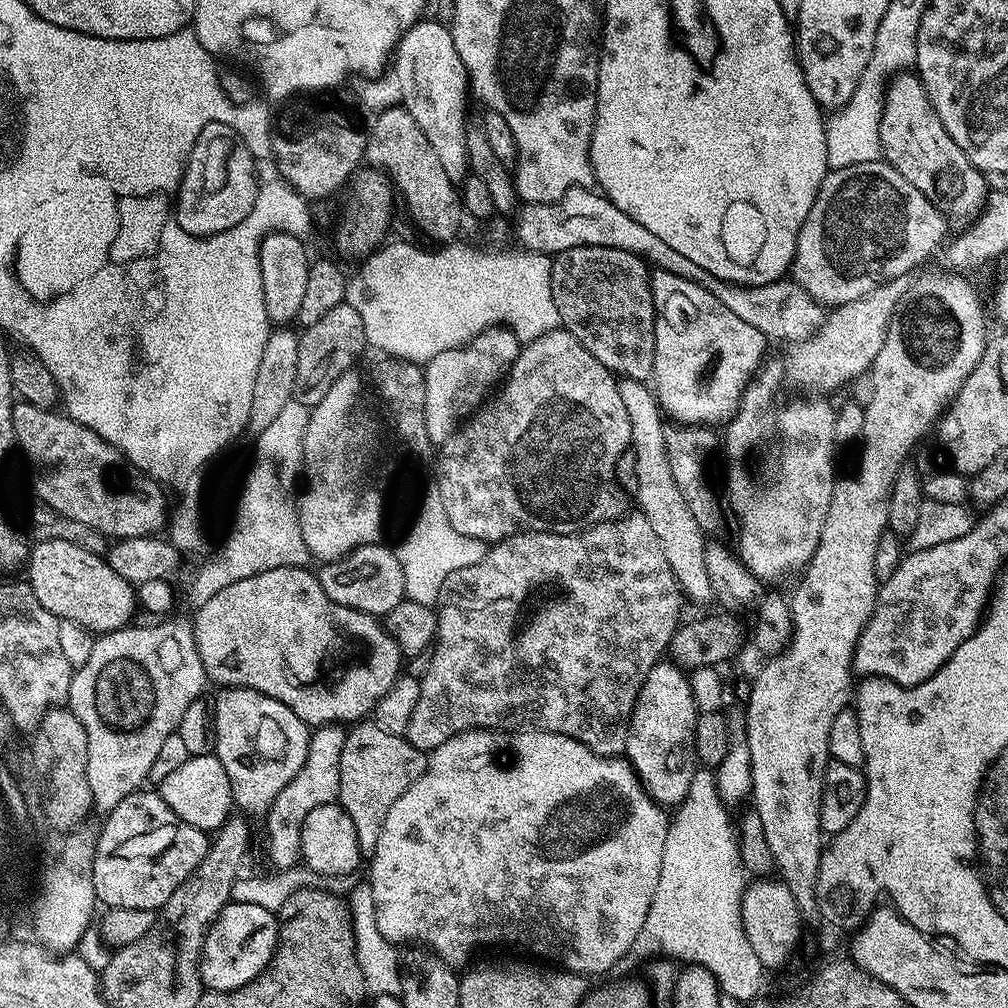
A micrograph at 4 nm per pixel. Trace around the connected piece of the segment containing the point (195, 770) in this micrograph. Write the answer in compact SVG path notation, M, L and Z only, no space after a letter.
M215 754L211 756L189 756L188 761L174 774L169 774L158 786L160 797L190 826L201 828L206 834L220 828L233 815L232 787L230 778Z

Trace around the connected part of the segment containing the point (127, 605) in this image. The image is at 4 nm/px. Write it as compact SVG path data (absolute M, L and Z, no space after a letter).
M42 540L33 543L26 561L26 583L34 590L34 598L50 610L59 621L69 620L86 626L94 634L117 632L133 623L132 615L138 612L137 589L126 578L122 578L108 565L107 559L99 551L83 548L74 542L62 540Z

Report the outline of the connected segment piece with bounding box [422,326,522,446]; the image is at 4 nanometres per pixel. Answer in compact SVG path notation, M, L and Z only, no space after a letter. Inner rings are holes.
M493 326L479 332L461 348L451 348L442 350L442 354L434 354L434 358L423 365L426 434L433 445L443 444L463 421L469 419L485 403L486 397L501 383L502 377L518 358L521 347L521 340L514 335L511 328Z

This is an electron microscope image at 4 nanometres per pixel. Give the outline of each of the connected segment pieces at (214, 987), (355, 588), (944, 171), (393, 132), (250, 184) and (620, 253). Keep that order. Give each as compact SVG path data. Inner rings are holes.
M229 902L204 938L204 950L200 954L203 987L213 992L233 992L246 986L268 967L279 939L280 925L273 912L262 906Z
M384 542L364 544L340 560L329 560L319 567L322 590L326 590L331 600L347 608L383 618L390 610L394 610L394 606L398 606L398 602L406 598L399 555L393 549L391 552Z
M905 70L899 73L898 80L904 84L891 85L884 102L885 116L880 123L883 159L894 170L898 170L898 174L902 174L910 186L922 190L925 198L940 202L943 196L956 192L956 197L949 202L947 208L950 216L952 211L953 221L964 220L971 212L979 213L990 193L990 186L984 181L987 180L985 173L978 171L954 142L954 138L946 134L932 103L924 94L924 85L914 79L913 73ZM892 116L904 116L905 121L896 121Z
M404 107L386 109L375 113L372 129L367 129L364 141L364 159L371 167L381 171L388 177L395 195L404 199L404 208L408 216L429 236L432 240L444 240L440 242L452 242L457 239L456 231L462 221L462 209L460 206L460 194L457 185L450 178L446 178L446 170L442 167L438 154L434 154L434 146L426 142L426 134L422 134L422 126L410 118L410 114Z
M211 124L202 130L202 134L198 134L198 142L194 142L188 164L184 167L184 177L180 183L180 190L174 205L176 210L176 221L182 226L182 230L186 230L191 236L213 236L219 232L230 230L244 221L246 214L250 214L250 210L256 204L256 194L258 191L258 180L256 184L256 160L248 153L248 148L240 141L240 136L241 133L235 128L231 128L225 124Z
M574 246L570 250L562 250L552 256L552 273L550 274L550 290L554 294L554 306L558 306L561 325L567 331L577 333L584 341L586 350L602 362L613 373L619 374L625 380L636 380L648 382L652 379L654 370L654 342L656 341L656 311L654 310L654 298L652 297L652 281L650 279L650 268L641 256L630 254L626 250L618 250L610 246Z

